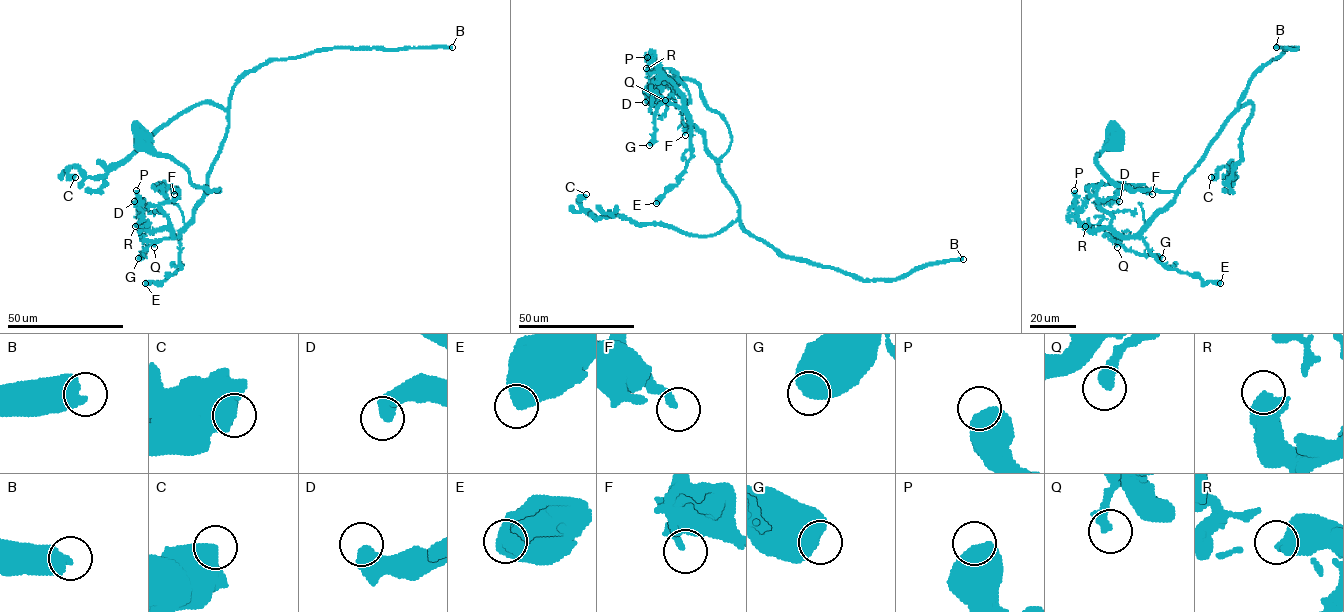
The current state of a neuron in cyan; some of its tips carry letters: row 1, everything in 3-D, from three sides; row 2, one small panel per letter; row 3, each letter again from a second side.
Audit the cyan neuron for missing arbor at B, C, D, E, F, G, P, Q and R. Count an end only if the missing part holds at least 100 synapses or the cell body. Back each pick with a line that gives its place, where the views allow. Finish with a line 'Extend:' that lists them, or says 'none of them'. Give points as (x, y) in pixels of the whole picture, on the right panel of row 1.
B: at (1276, 47)
Extend: B

